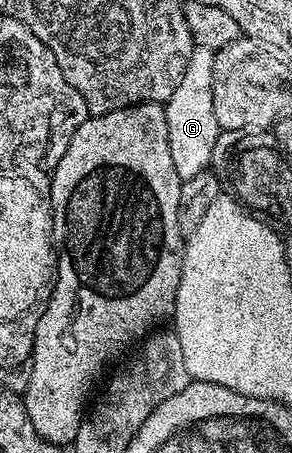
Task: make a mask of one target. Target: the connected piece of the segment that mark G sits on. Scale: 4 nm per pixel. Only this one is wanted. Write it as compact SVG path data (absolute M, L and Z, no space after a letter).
M193 46L191 59L174 94L165 104L167 111L170 155L174 169L182 181L193 178L209 168L213 147L220 132L214 116L213 73L215 50Z

